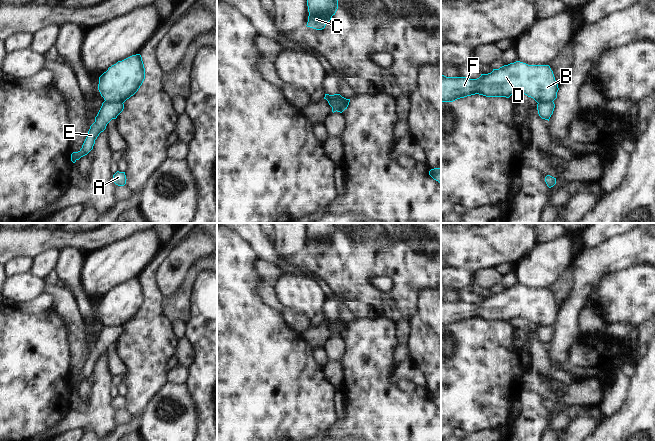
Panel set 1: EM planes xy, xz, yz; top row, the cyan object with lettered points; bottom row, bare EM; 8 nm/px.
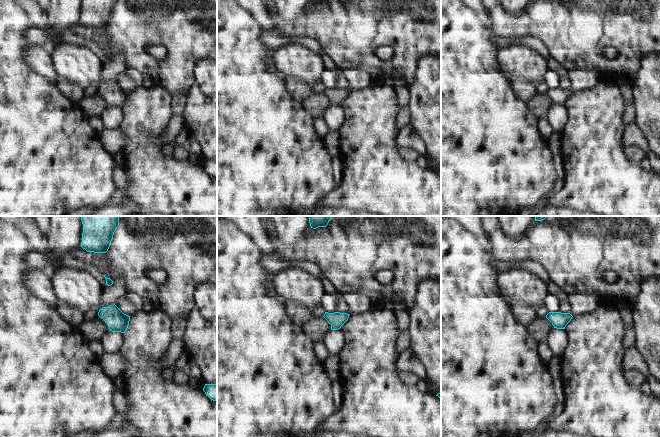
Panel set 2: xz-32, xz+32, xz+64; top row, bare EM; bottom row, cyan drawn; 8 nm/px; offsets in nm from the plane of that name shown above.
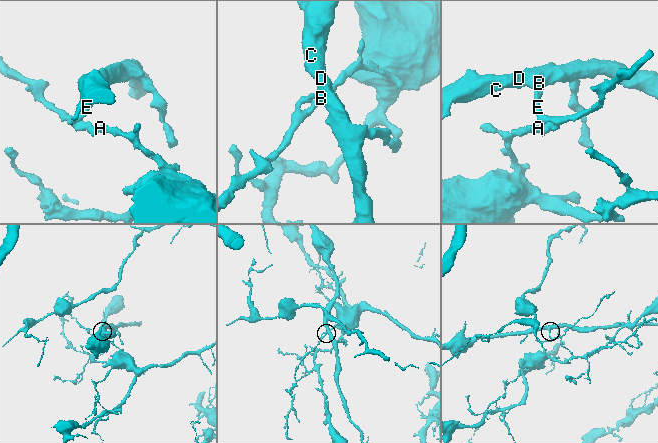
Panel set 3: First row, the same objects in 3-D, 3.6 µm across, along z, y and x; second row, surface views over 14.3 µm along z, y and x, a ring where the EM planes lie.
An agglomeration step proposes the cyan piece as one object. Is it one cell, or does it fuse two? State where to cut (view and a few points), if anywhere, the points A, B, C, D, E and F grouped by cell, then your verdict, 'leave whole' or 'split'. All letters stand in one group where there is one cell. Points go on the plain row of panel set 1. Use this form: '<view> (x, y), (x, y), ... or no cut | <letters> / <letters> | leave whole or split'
xz (327, 323), (344, 324) | A E / B C D F | split

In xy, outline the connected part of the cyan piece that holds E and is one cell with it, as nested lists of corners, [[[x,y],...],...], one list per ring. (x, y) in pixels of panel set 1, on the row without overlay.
[[[104,325],[102,330],[95,341],[95,346],[90,350],[87,361],[78,376],[71,378],[71,385],[75,387],[81,381],[87,379],[95,368],[95,364],[101,356],[106,353],[107,348],[116,343],[117,340],[123,335],[124,328],[121,326]]]

